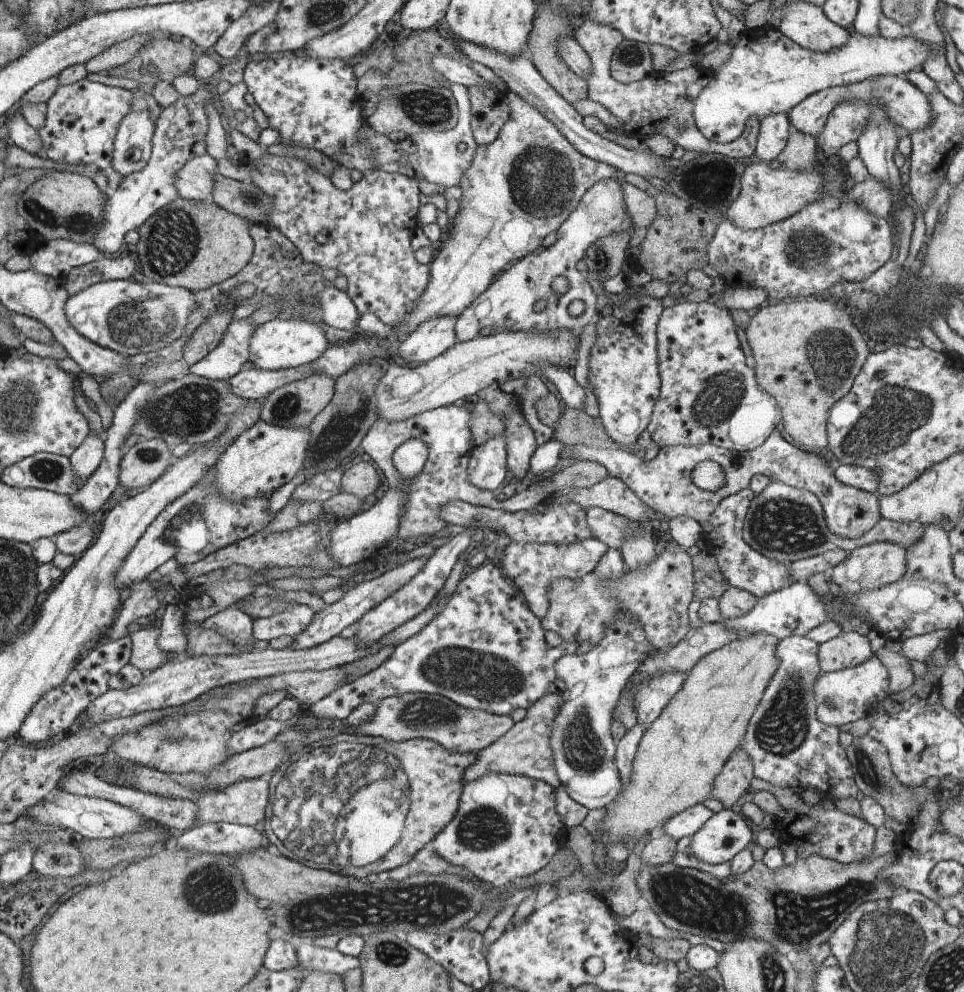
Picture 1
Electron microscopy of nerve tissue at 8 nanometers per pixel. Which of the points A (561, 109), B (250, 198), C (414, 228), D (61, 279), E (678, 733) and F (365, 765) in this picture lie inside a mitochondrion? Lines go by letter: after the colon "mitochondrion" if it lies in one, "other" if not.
A: other
B: mitochondrion
C: other
D: other
E: other
F: mitochondrion

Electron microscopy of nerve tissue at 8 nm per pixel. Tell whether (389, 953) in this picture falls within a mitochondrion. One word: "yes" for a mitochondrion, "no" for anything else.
yes

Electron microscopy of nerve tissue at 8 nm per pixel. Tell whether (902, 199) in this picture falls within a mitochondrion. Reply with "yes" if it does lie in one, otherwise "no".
no

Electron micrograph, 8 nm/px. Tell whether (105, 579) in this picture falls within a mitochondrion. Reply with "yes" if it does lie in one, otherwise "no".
no

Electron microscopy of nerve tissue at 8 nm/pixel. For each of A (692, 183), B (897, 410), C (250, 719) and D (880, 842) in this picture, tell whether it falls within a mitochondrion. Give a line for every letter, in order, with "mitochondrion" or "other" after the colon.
A: other
B: mitochondrion
C: other
D: other

